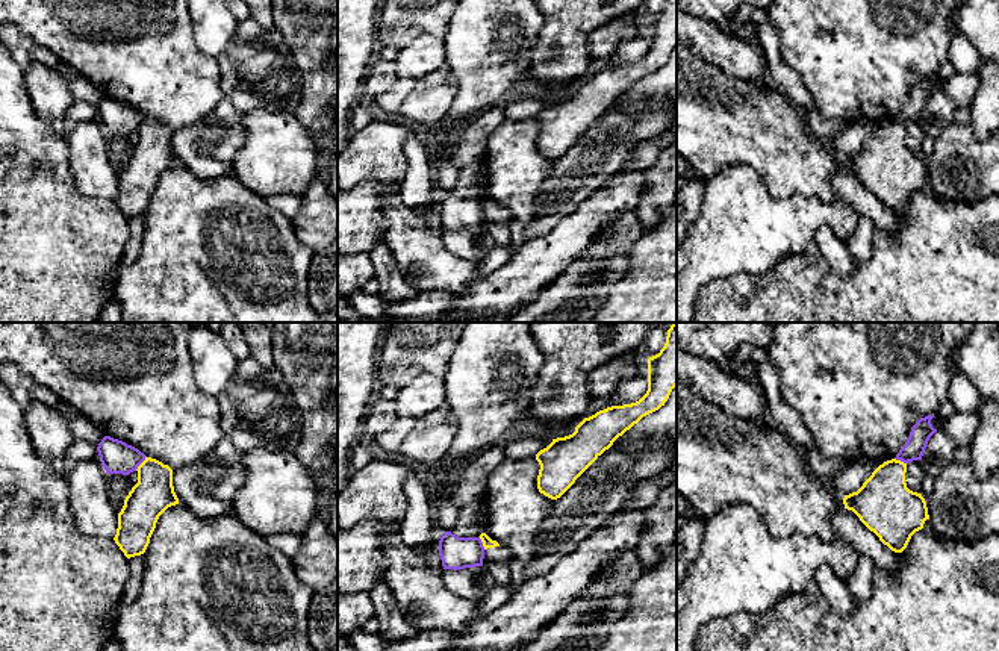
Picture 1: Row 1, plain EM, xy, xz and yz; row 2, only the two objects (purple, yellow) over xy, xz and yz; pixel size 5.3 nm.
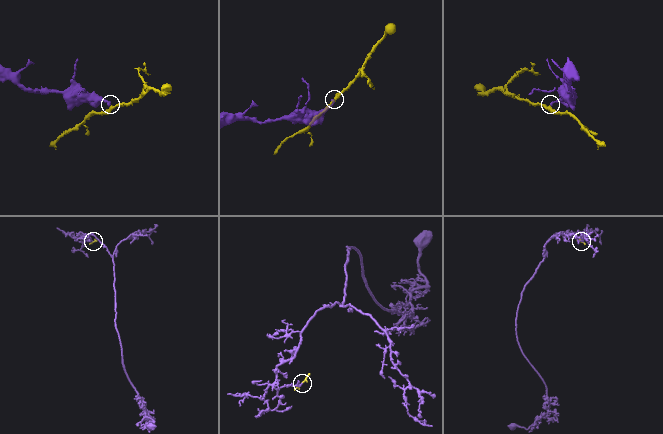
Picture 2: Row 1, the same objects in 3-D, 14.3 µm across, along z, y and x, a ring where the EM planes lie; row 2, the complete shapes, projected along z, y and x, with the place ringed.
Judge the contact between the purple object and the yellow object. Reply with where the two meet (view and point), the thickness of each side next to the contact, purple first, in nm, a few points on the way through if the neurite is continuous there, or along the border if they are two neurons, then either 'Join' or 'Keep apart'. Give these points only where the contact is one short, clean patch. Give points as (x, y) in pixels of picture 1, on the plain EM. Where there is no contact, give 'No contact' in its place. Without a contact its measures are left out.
Touches purple at xy (141, 123). Thickness 170 nm (purple) against 220 nm. Boundary: xy (146, 117), (135, 130). Keep apart

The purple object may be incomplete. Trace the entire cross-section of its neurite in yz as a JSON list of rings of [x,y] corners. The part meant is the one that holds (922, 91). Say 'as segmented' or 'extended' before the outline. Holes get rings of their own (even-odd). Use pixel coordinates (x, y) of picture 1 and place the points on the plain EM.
as segmented; [[[934,74],[925,79],[920,79],[911,88],[911,92],[905,106],[899,111],[899,114],[895,118],[896,121],[901,121],[904,124],[908,124],[913,121],[922,121],[922,117],[925,114],[929,98],[937,92],[931,85],[932,79],[934,79]]]

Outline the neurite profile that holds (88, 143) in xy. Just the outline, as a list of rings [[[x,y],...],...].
[[[100,121],[77,124],[67,135],[71,176],[85,197],[114,200],[118,174],[109,160],[109,135]]]

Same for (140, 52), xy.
[[[0,0],[0,26],[17,26],[62,64],[83,74],[104,97],[138,109],[171,130],[203,120],[223,98],[216,58],[200,51],[189,0]]]

